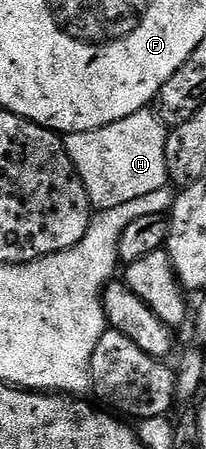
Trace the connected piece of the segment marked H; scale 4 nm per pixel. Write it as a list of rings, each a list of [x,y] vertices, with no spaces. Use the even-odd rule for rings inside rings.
[[[146,109],[126,116],[126,120],[106,124],[106,128],[65,134],[63,139],[88,199],[97,211],[102,211],[130,204],[130,200],[142,200],[149,192],[158,192],[169,185],[169,135],[169,127],[165,126],[159,113]]]

